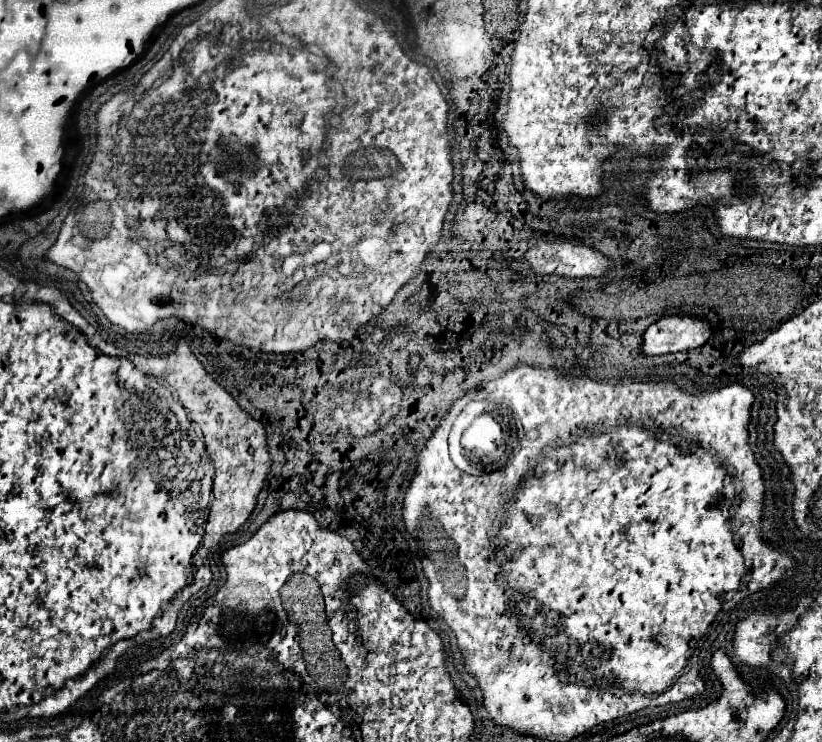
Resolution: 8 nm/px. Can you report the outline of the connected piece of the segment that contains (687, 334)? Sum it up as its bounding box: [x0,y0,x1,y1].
[643,315,711,355]

